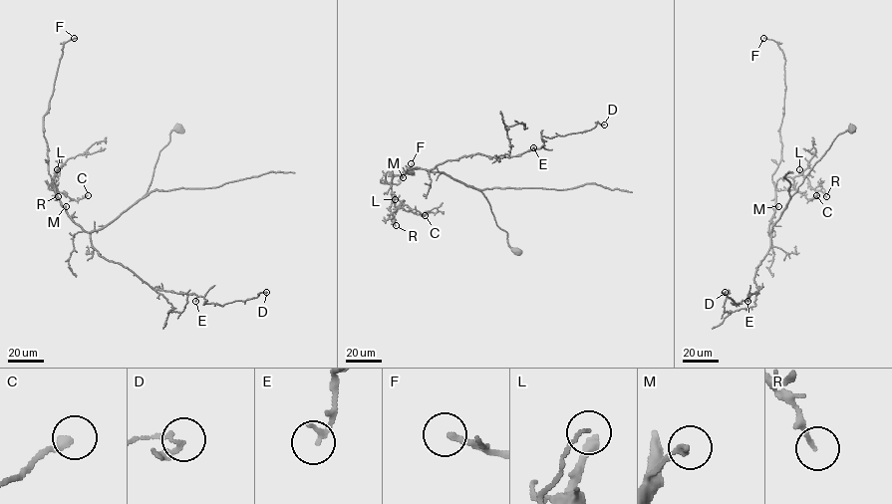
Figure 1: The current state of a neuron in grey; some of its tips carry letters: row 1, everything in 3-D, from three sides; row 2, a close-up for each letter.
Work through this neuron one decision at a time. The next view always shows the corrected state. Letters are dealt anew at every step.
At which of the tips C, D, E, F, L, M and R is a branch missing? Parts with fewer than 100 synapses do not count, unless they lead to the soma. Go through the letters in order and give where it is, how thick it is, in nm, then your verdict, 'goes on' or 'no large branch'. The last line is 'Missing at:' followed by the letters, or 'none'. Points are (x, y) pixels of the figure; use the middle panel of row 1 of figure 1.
C: place (425, 215); calibre 260 nm; no large branch
D: place (604, 125); calibre 170 nm; no large branch
E: place (533, 147); calibre 180 nm; no large branch
F: place (411, 163); calibre 160 nm; no large branch
L: place (395, 199); calibre 80 nm; no large branch
M: place (403, 177); calibre 150 nm; no large branch
R: place (396, 225); calibre 120 nm; no large branch
Missing at: none

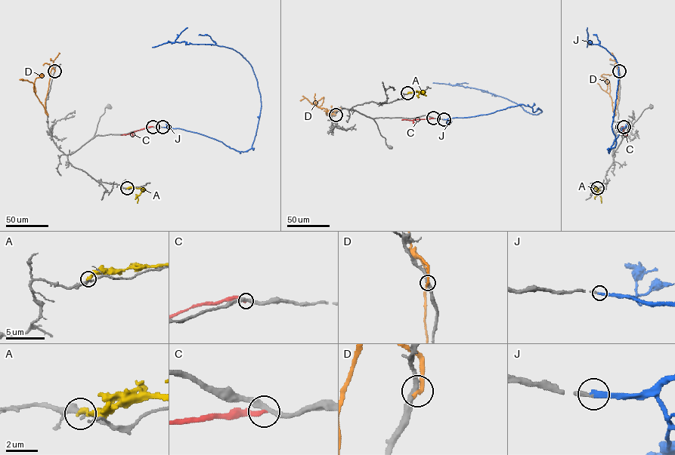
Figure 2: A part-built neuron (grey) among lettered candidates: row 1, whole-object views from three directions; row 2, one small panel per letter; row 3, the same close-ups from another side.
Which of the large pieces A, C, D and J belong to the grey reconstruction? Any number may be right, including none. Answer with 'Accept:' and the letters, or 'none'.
Accept: J

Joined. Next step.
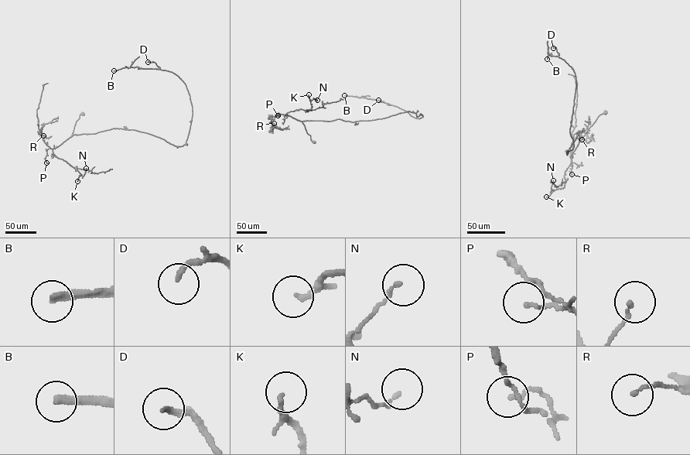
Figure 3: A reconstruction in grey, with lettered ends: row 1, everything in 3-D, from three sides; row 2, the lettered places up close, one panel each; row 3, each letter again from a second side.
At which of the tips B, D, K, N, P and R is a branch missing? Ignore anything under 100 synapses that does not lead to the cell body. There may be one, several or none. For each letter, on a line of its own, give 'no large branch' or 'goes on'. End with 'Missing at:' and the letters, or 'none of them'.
B: goes on
D: no large branch
K: no large branch
N: no large branch
P: no large branch
R: no large branch
Missing at: B

